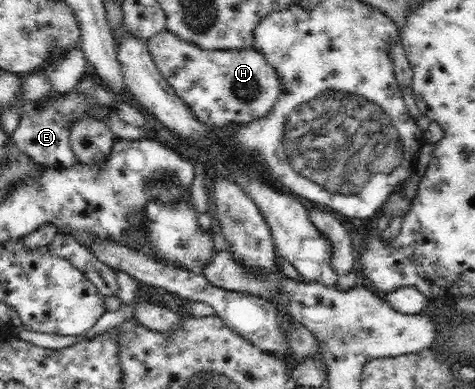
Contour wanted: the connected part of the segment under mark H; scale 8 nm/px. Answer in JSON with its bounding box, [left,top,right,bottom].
[147,30,280,126]

